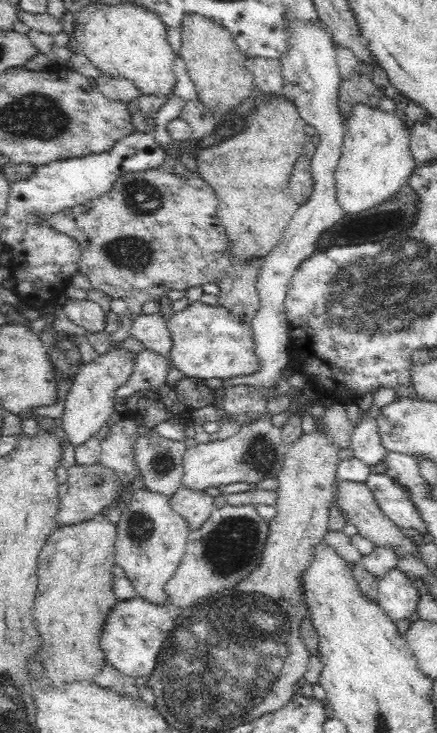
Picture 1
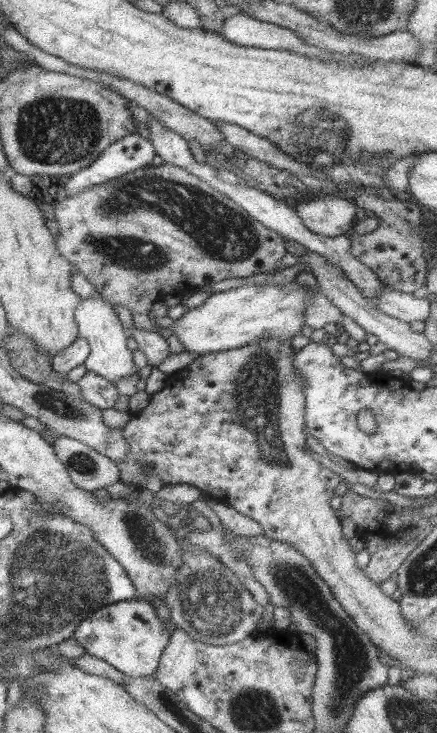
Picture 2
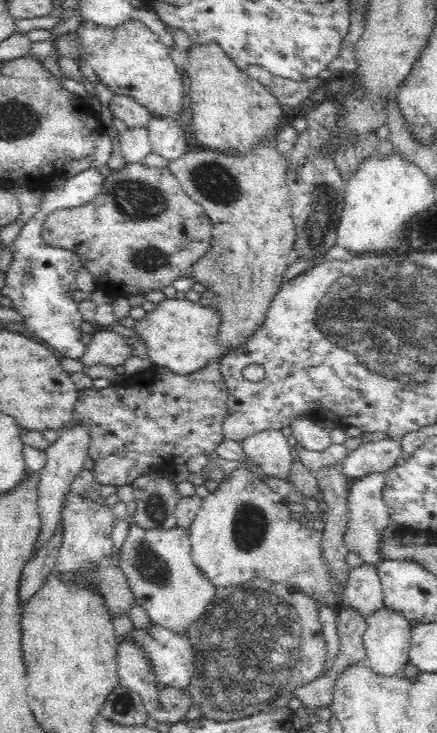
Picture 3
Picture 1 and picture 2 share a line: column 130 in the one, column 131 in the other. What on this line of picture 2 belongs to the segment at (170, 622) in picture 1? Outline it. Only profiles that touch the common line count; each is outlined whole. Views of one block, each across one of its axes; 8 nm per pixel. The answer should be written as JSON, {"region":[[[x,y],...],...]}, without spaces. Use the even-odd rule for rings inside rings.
{"region":[[[142,598],[123,600],[98,609],[74,632],[76,641],[88,655],[102,659],[126,677],[153,677],[171,635],[152,604]]]}

